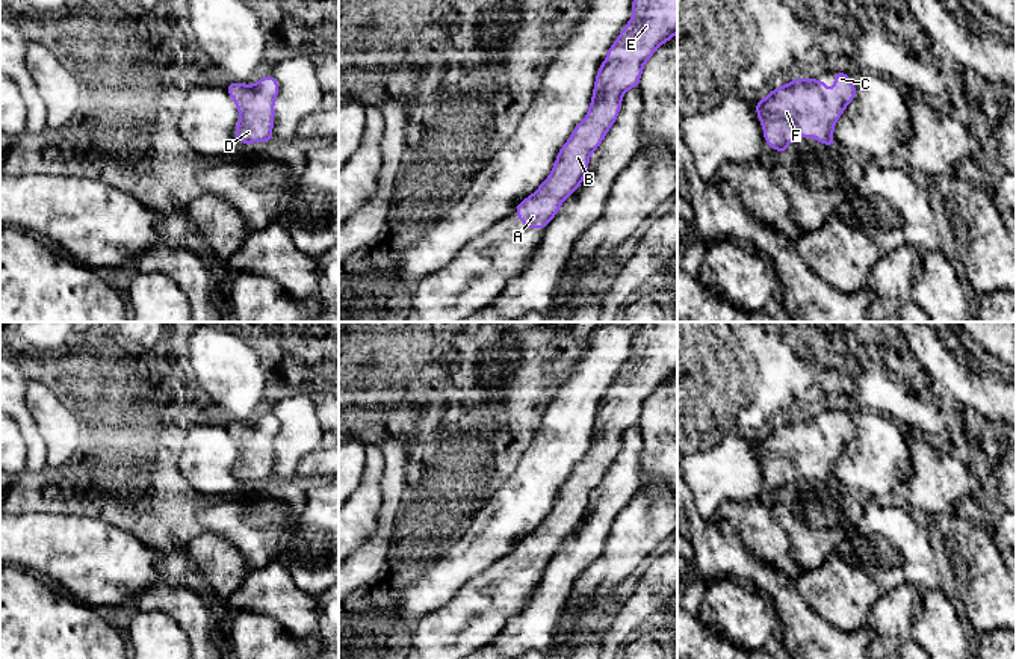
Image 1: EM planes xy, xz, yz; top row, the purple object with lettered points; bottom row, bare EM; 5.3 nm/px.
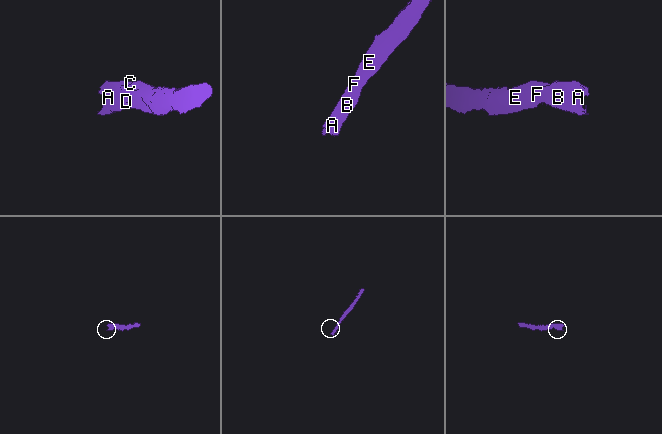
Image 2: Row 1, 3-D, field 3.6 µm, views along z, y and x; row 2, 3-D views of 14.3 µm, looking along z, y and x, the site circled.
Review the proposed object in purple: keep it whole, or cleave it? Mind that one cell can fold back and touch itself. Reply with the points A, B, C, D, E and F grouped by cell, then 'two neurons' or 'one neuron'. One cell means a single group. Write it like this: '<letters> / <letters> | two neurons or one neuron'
A B C D E F | one neuron

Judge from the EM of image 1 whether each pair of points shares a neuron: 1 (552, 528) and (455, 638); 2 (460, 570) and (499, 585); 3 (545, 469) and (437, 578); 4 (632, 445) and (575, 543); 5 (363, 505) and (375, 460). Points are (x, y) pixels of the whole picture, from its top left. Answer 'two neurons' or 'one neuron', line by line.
1: one neuron
2: two neurons
3: one neuron
4: one neuron
5: one neuron

